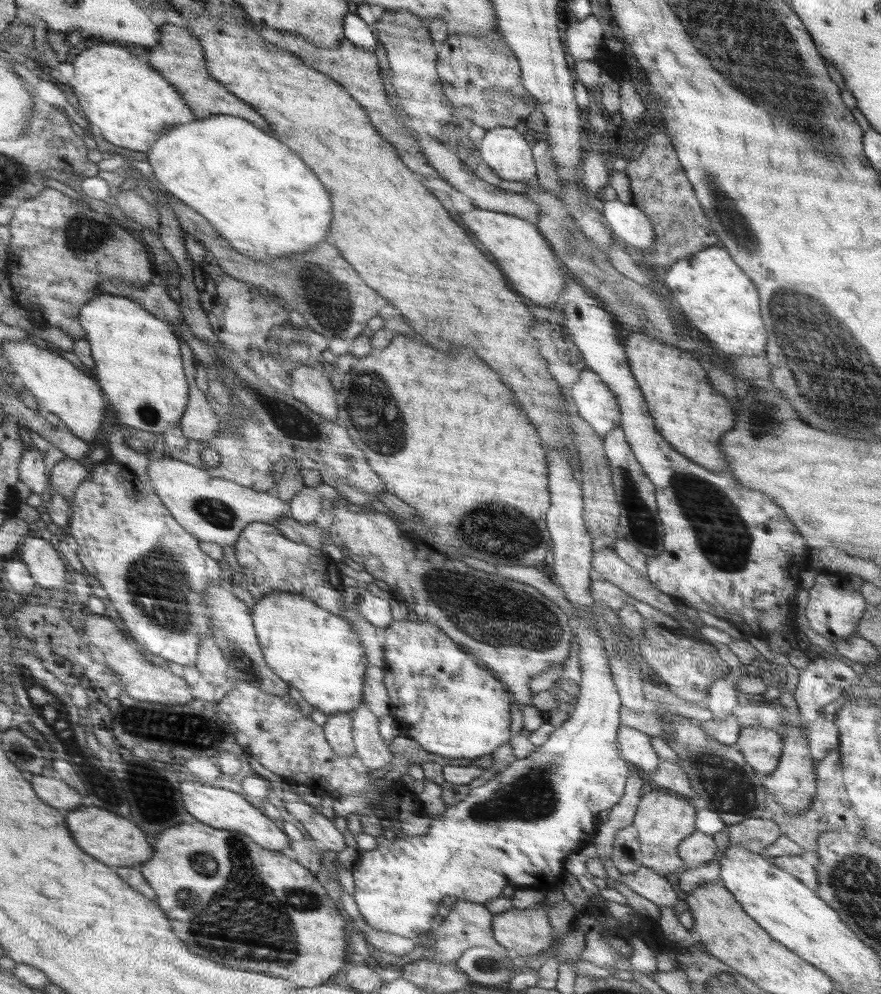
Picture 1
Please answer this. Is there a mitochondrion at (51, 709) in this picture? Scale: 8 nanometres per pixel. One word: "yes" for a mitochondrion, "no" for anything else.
yes

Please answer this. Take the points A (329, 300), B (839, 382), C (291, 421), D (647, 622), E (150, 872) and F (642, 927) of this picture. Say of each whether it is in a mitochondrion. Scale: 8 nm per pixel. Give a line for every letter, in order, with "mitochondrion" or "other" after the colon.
A: mitochondrion
B: mitochondrion
C: mitochondrion
D: other
E: other
F: other

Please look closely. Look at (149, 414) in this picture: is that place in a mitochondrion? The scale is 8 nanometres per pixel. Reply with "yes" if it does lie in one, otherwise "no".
yes

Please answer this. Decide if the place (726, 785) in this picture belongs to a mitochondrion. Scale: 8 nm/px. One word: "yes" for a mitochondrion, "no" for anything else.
yes

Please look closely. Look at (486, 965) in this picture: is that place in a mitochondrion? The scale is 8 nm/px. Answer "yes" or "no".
yes

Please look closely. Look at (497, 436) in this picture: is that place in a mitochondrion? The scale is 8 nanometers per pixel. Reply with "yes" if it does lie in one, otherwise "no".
no

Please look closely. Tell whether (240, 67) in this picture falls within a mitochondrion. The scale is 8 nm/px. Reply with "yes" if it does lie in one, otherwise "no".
no

